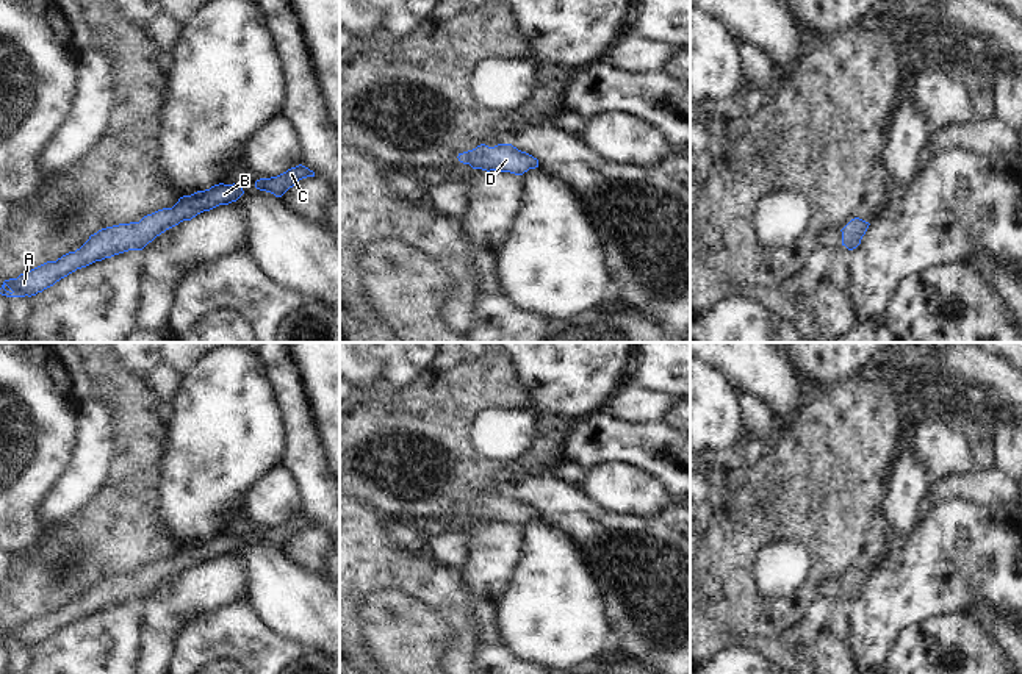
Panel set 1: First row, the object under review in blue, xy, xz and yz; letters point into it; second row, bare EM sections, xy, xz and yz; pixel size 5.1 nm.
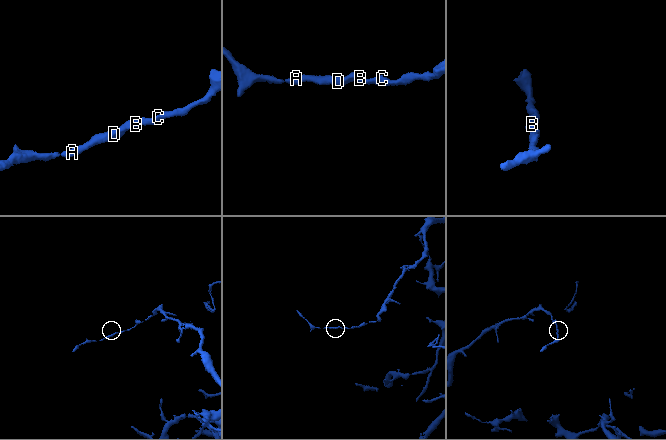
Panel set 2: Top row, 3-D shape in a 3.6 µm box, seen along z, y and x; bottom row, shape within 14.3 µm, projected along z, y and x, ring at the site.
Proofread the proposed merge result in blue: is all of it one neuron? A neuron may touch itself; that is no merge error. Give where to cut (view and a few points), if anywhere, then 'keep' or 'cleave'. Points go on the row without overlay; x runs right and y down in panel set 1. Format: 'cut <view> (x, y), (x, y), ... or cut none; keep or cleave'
cut none; keep

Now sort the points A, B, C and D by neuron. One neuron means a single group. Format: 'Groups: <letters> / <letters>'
Groups: A B C D.

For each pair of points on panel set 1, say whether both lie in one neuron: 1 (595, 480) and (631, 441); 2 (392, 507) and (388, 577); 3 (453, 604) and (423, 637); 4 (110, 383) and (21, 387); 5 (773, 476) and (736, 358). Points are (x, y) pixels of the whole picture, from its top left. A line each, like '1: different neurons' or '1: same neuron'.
1: different neurons
2: different neurons
3: different neurons
4: different neurons
5: different neurons

